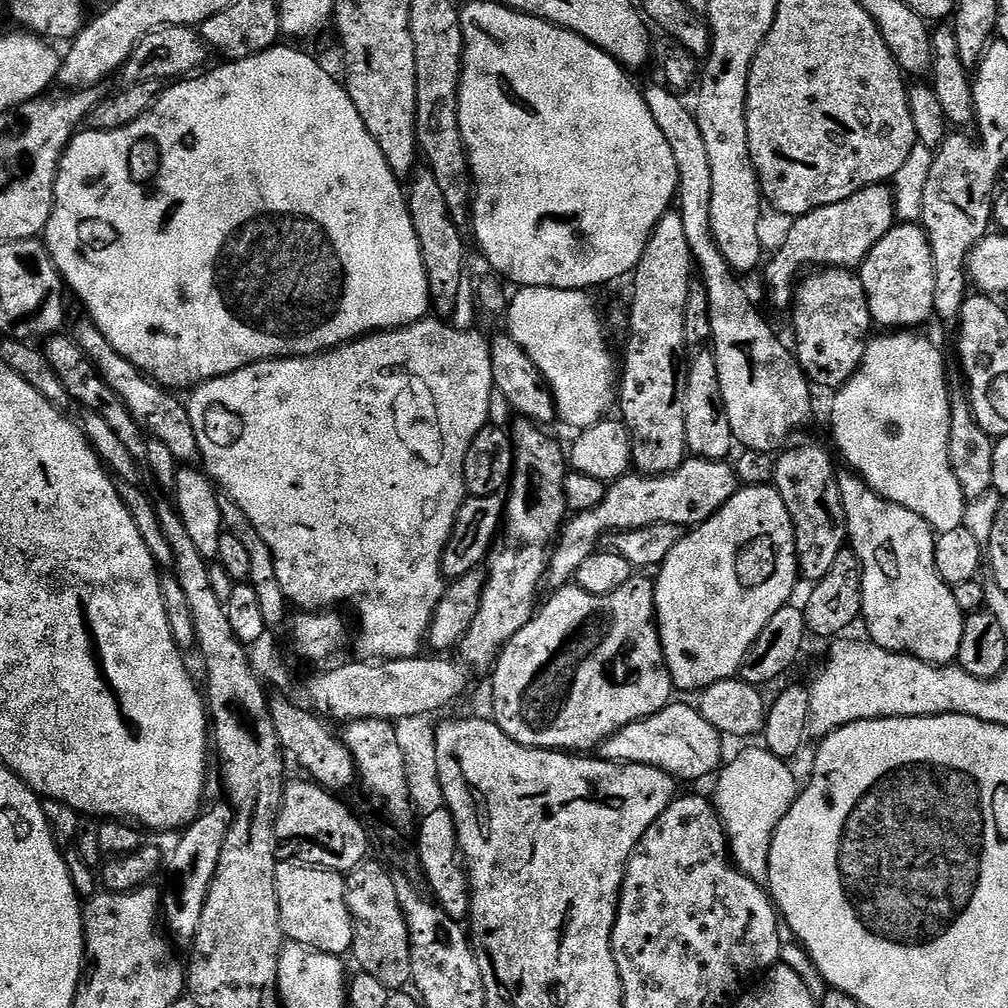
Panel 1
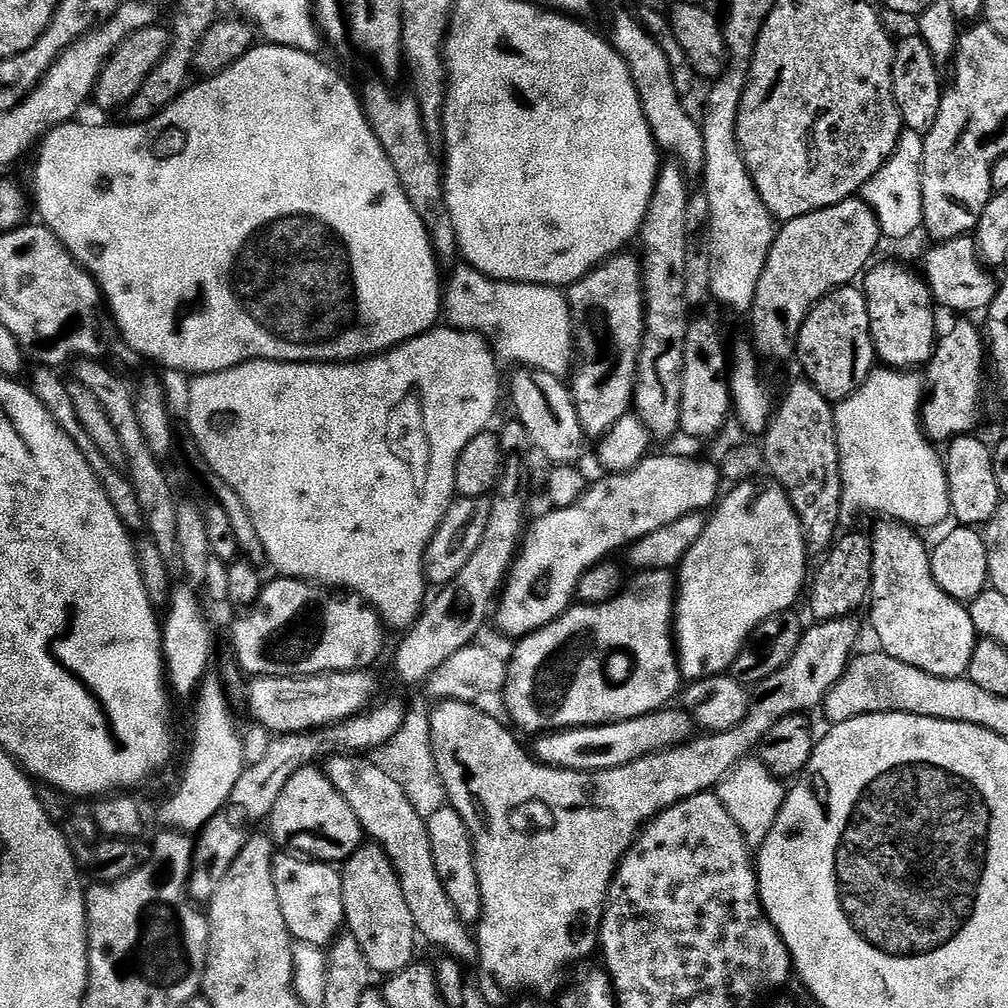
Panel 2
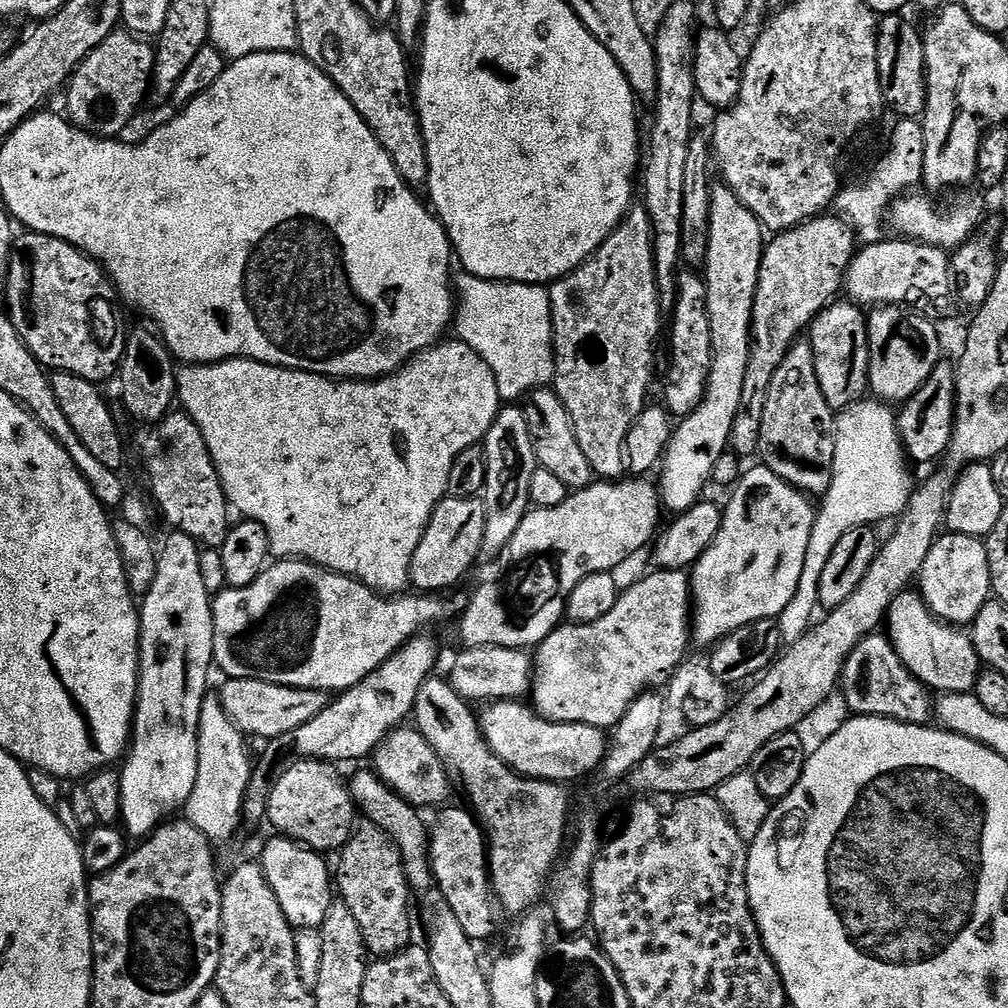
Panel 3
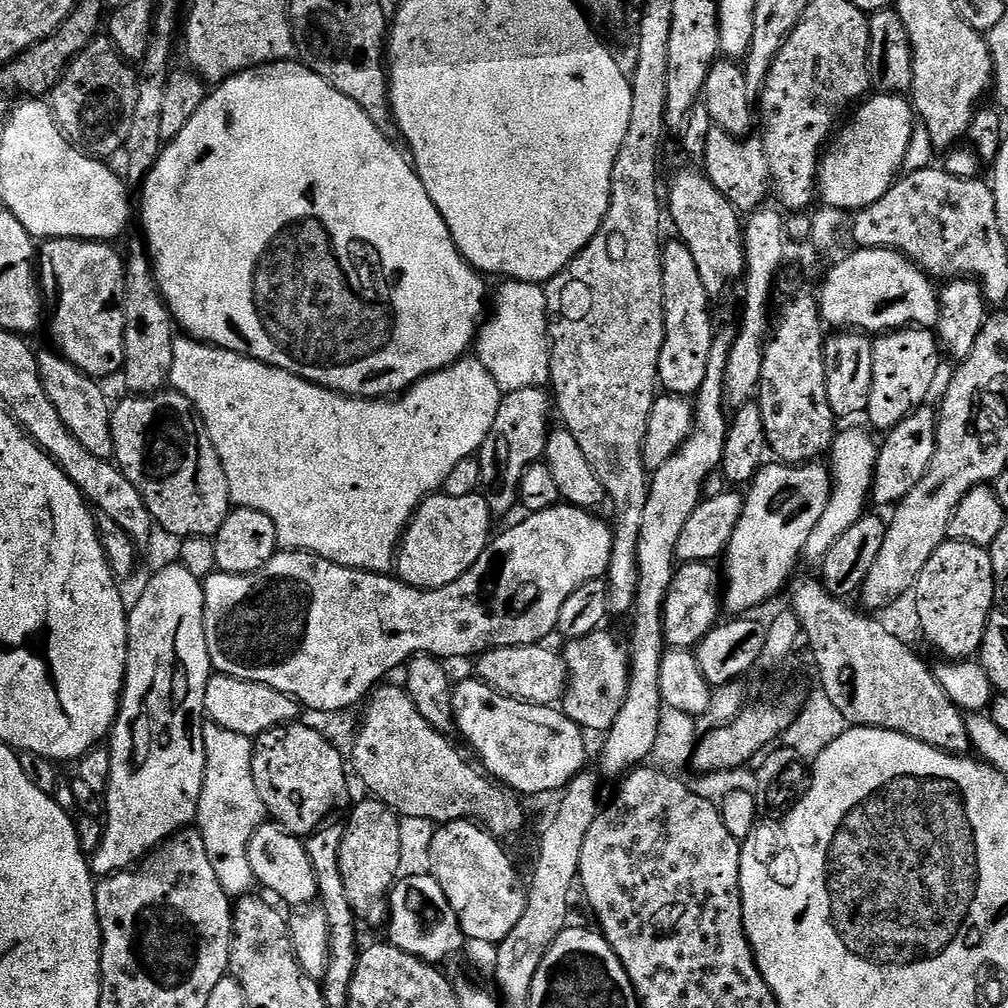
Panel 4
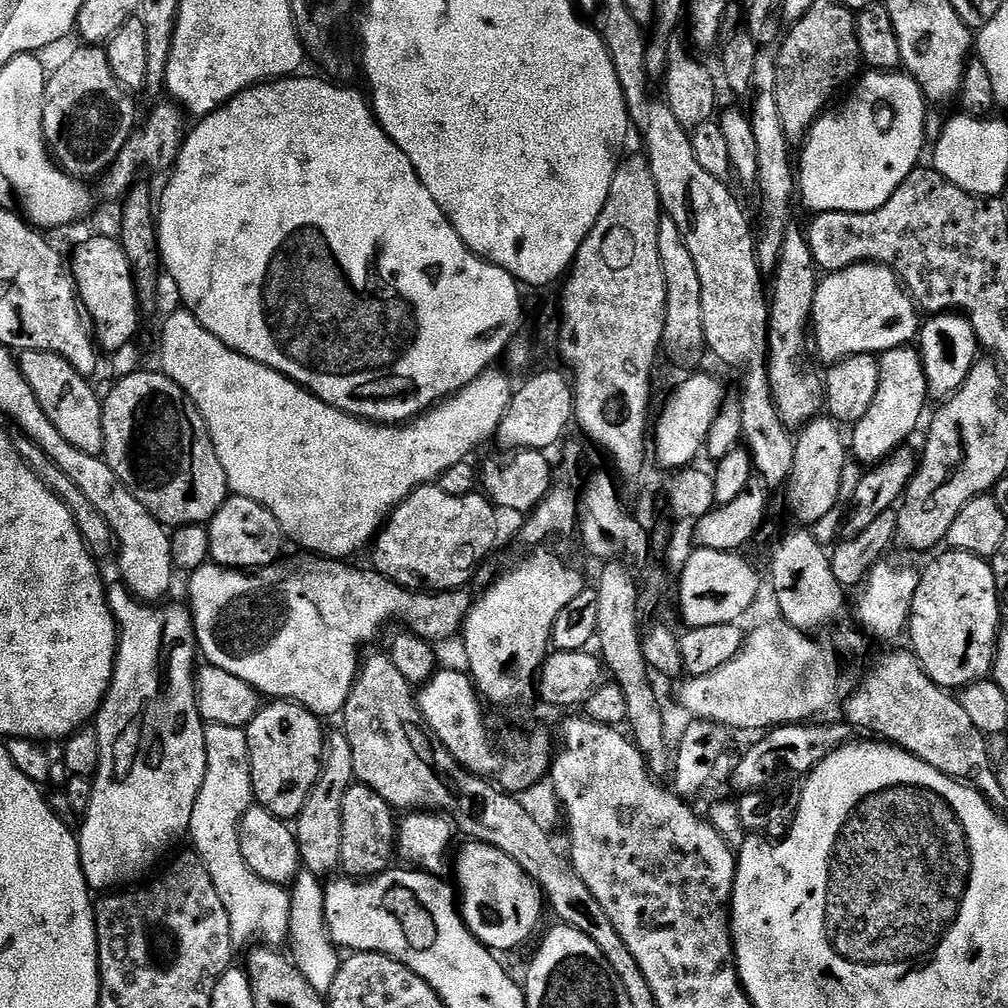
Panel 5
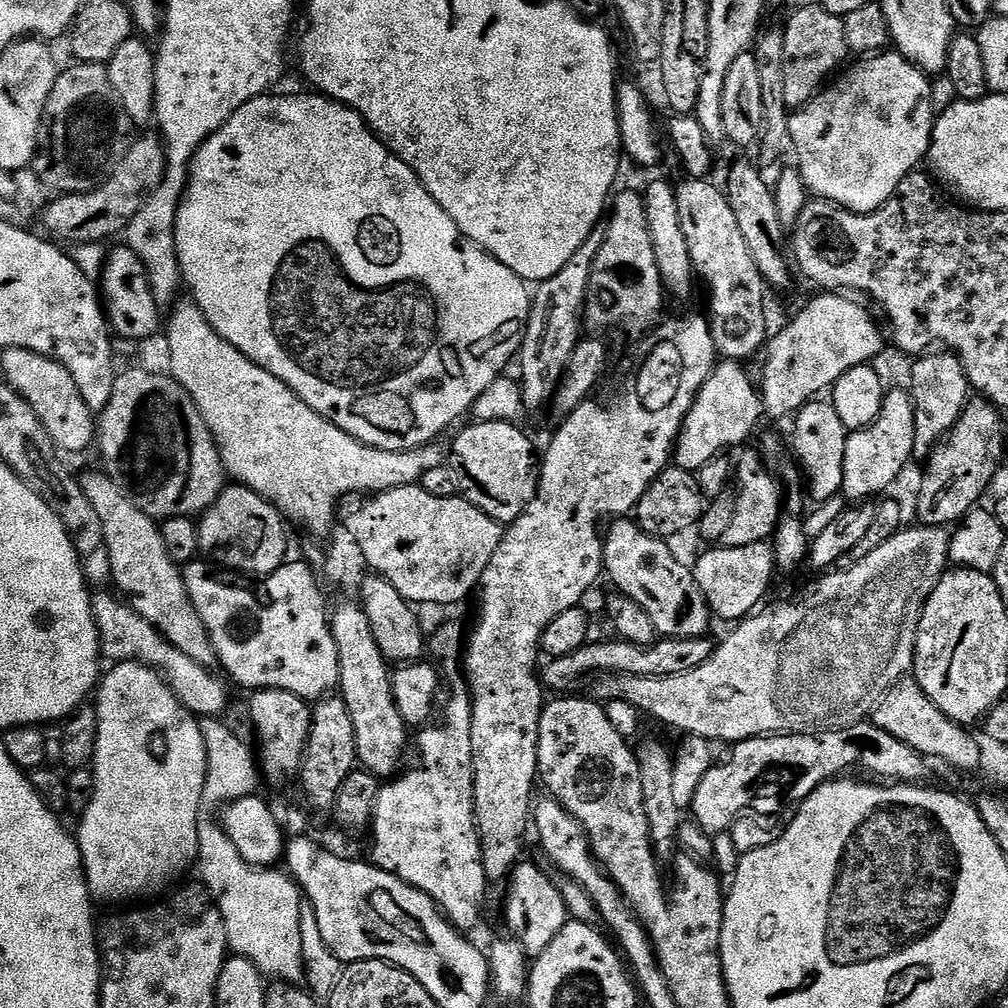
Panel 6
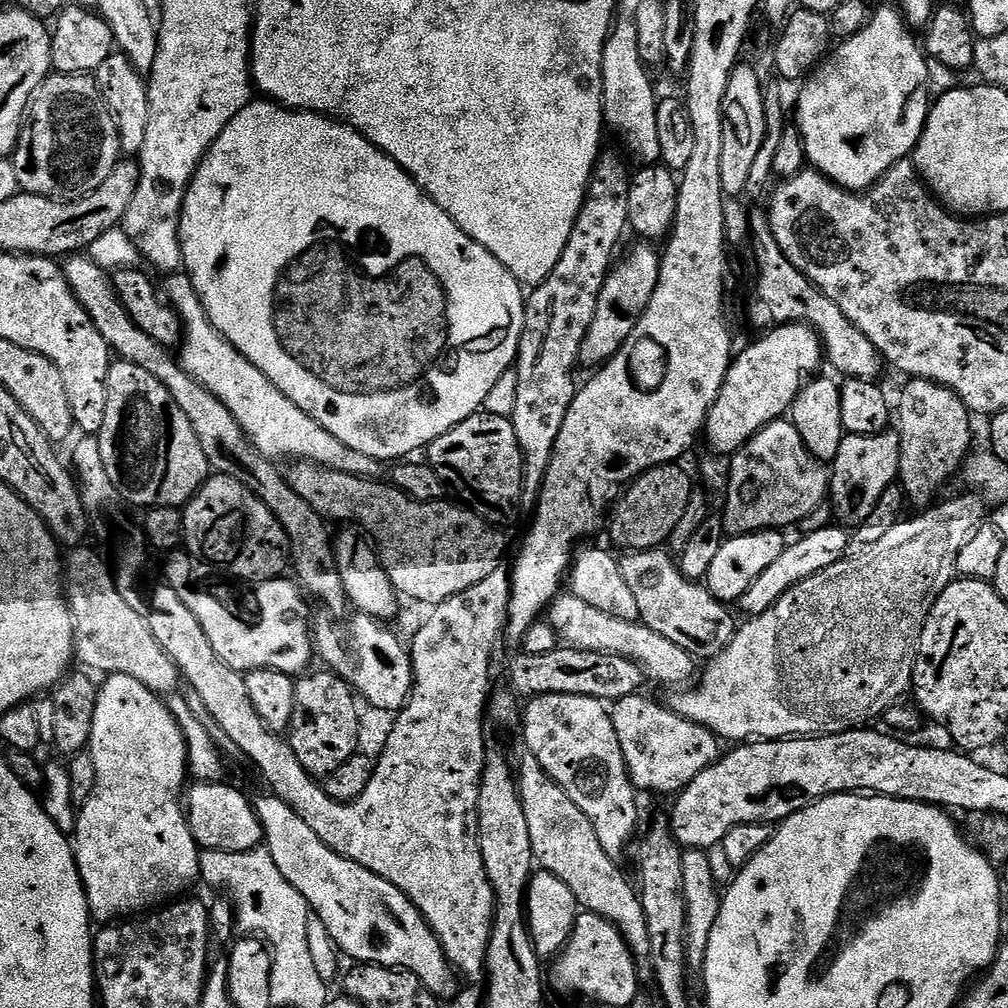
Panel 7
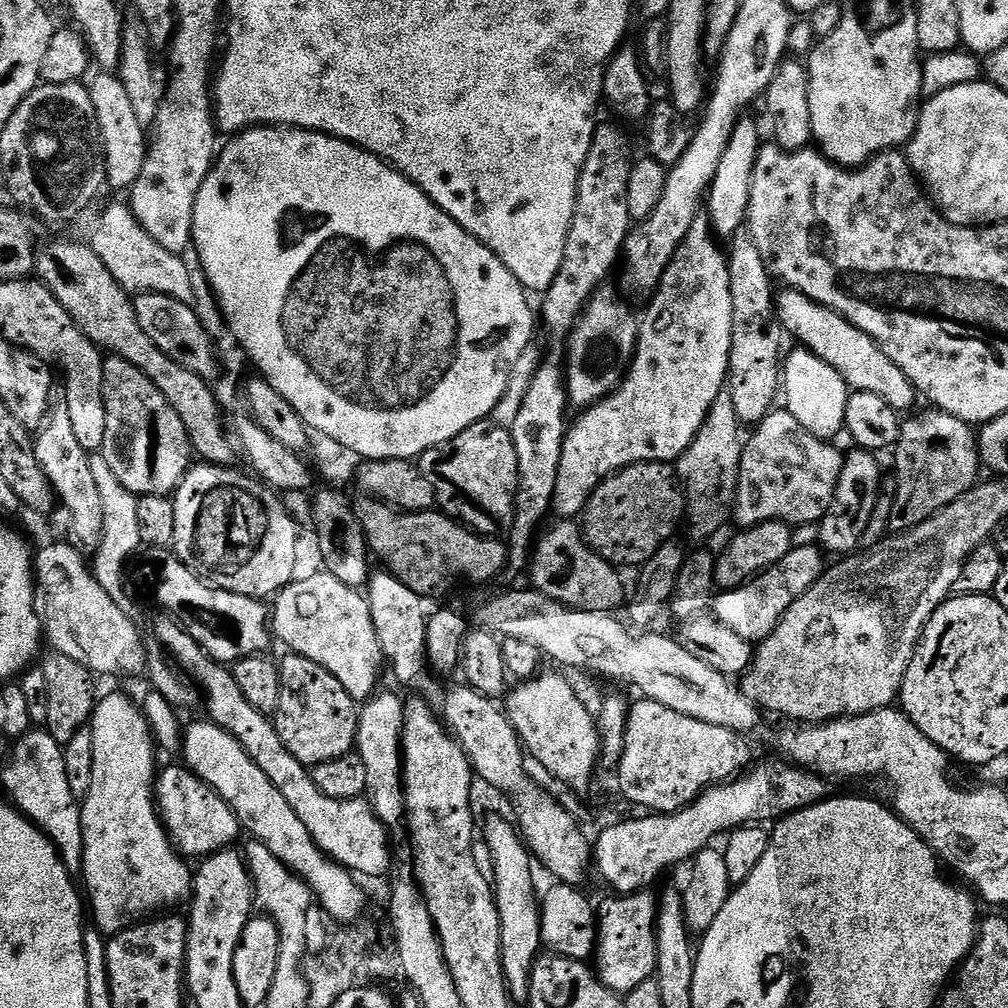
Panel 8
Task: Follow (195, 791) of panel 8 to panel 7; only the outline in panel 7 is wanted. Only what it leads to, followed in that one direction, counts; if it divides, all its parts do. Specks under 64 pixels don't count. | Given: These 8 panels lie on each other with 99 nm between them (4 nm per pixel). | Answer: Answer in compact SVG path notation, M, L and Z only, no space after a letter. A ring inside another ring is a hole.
M196 782L186 792L188 825L201 849L209 852L249 852L265 843L256 809L238 789L225 782Z

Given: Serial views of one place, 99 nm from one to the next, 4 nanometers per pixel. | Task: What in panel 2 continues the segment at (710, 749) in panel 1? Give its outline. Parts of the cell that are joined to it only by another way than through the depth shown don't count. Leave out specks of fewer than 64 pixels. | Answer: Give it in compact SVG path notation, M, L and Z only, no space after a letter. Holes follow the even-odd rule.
M683 710L672 711L651 712L649 716L639 716L617 724L598 724L594 728L570 728L537 735L535 759L552 768L565 768L579 772L597 772L607 768L626 766L638 758L650 755L651 752L675 748L693 735L692 717Z

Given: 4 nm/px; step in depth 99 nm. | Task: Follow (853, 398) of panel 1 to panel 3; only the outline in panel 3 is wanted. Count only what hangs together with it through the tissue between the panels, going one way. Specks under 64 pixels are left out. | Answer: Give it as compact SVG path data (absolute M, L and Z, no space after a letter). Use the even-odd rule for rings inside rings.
M865 398L837 415L830 490L818 506L798 590L790 606L786 606L778 618L785 645L798 642L798 638L805 636L812 627L812 615L818 612L820 603L818 582L842 534L850 534L850 530L855 528L880 526L883 520L895 521L908 508L914 491L911 470L904 444L900 441L897 413L889 405L875 398Z

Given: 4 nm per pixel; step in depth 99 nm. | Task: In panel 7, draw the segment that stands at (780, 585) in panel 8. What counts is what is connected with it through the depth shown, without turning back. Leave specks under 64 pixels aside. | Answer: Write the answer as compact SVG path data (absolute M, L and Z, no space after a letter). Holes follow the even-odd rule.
M831 523L825 528L816 528L813 532L806 533L801 540L796 540L793 544L791 541L782 550L782 554L778 554L778 559L769 568L762 570L762 574L758 574L754 586L750 586L750 590L746 590L746 594L738 602L739 607L744 607L748 611L749 617L770 610L778 602L778 598L782 598L782 594L786 594L786 590L798 586L798 582L834 566L848 556L849 529L839 523Z

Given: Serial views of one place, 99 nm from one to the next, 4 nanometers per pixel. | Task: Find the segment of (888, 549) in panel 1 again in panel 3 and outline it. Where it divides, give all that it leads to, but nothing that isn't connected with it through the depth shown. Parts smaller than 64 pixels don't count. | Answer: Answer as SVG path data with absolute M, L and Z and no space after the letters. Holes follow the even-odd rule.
M909 590L896 597L892 609L888 612L886 635L891 640L898 658L902 658L904 665L933 693L962 694L975 689L982 665L976 647L972 645L971 635L940 620L928 609L928 603L919 591Z

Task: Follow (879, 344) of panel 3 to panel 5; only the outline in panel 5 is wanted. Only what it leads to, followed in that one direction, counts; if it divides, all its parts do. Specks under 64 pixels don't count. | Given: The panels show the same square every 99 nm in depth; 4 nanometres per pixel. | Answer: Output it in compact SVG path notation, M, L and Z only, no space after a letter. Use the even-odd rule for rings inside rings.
M905 346L885 352L879 357L879 362L880 381L878 391L874 393L874 402L870 402L866 415L850 428L851 455L855 459L857 456L861 460L859 463L864 466L875 466L905 447L908 439L915 434L920 419L921 424L925 419L924 407L930 403L924 363L915 347Z

